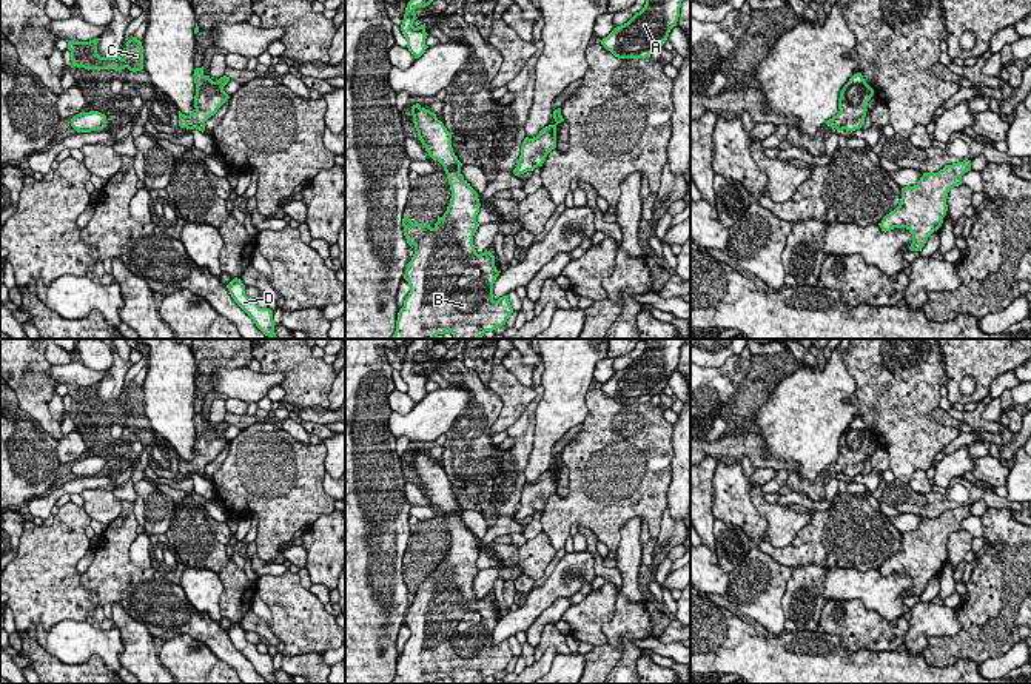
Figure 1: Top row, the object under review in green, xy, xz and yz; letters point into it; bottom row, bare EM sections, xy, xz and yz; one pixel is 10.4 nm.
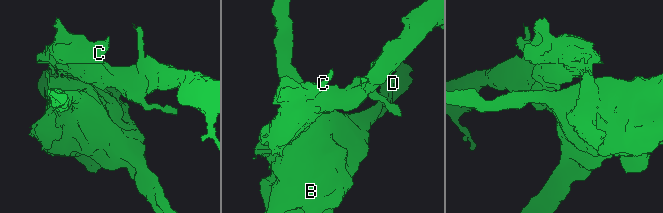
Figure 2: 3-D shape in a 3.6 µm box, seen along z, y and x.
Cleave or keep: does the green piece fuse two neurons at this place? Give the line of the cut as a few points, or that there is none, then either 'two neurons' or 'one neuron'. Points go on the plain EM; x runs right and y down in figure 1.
no cut; one neuron

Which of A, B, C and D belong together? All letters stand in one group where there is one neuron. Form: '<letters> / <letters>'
A B C D

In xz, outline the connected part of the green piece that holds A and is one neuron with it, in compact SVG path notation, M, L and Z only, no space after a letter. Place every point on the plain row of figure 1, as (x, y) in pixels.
M647 339L644 353L616 371L601 390L618 404L646 404L660 394L680 362L687 339Z

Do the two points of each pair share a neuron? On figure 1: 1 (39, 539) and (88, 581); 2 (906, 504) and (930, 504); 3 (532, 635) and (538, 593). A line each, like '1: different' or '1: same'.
1: different
2: same
3: different

